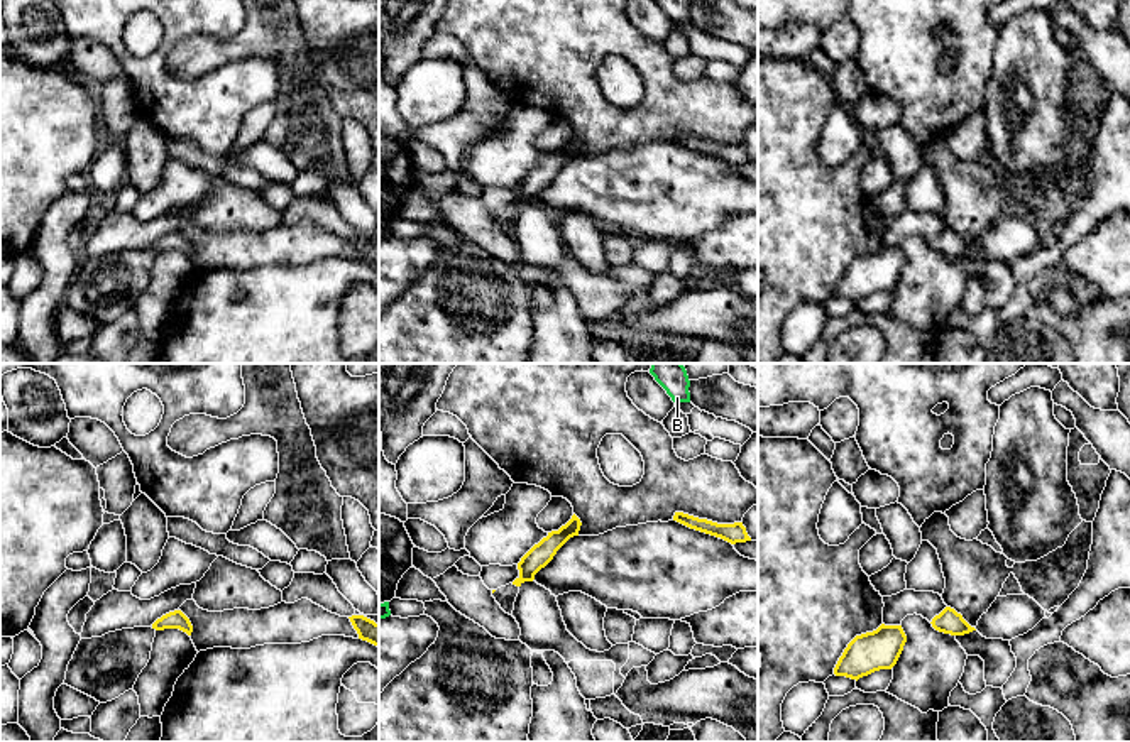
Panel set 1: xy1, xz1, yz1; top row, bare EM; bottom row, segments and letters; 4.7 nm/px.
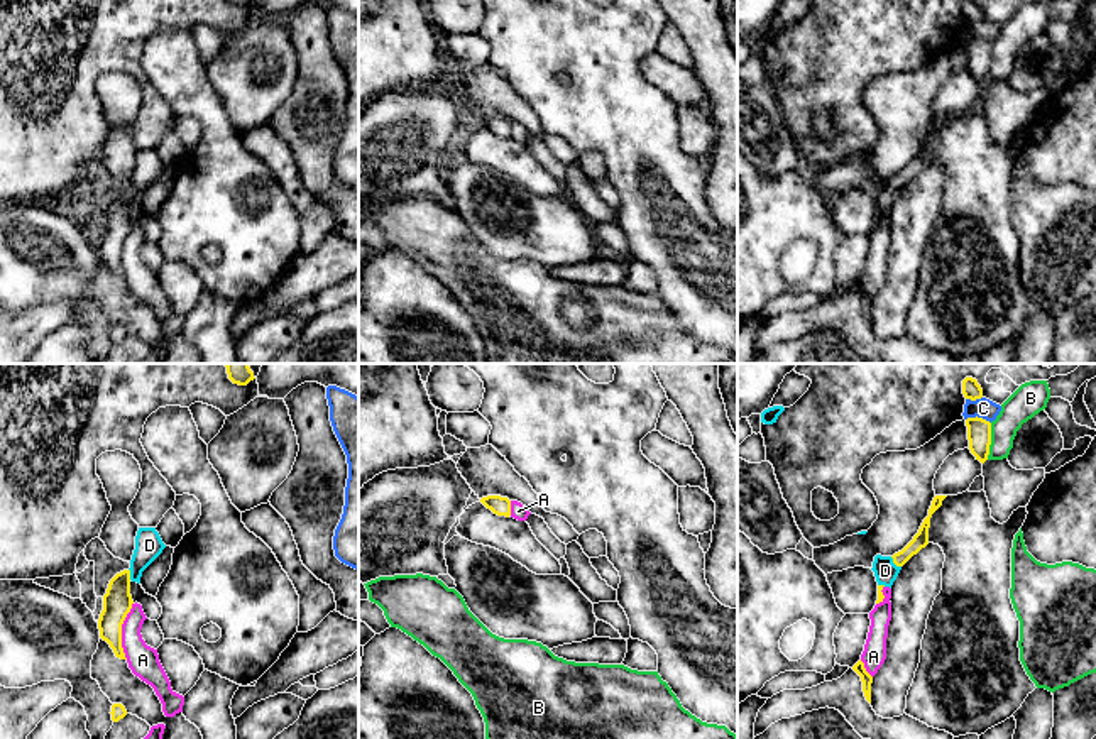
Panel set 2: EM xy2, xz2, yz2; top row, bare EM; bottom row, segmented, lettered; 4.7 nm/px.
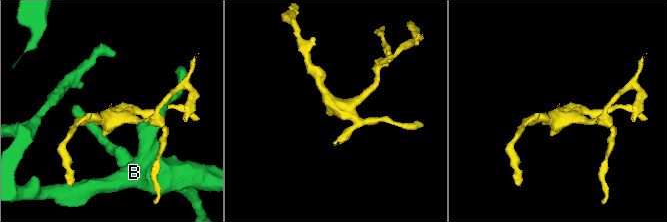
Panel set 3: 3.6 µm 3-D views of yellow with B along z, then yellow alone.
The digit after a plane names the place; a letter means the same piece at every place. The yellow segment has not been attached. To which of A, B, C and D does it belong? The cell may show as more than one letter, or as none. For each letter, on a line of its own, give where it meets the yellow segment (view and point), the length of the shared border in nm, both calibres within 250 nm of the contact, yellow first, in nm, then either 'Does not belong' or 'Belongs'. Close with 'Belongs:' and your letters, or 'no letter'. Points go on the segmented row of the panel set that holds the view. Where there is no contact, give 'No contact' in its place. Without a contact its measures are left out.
A: Touches yellow at xy2 (120, 631). Shared border 280 nm. Thickness 140 nm (yellow) against 150 nm. Does not belong
B: Touches yellow at yz2 (990, 442). Shared border 180 nm. Thickness 110 nm (yellow) against 150 nm. Does not belong
C: Touches yellow at yz2 (976, 416). Shared border 120 nm. Thickness 110 nm (yellow) against 100 nm. Does not belong
D: Touches yellow at yz2 (895, 563). Shared border 80 nm. Thickness 80 nm (yellow) against 110 nm. Does not belong
Belongs: no letter

